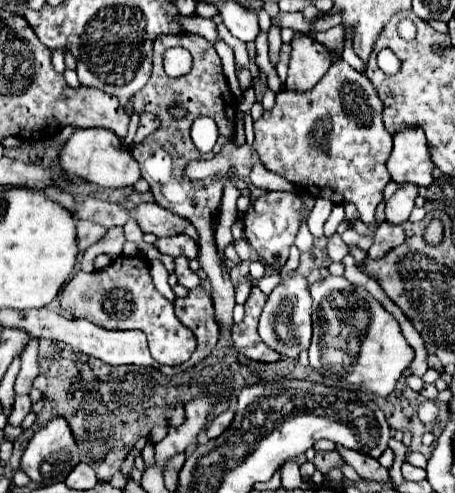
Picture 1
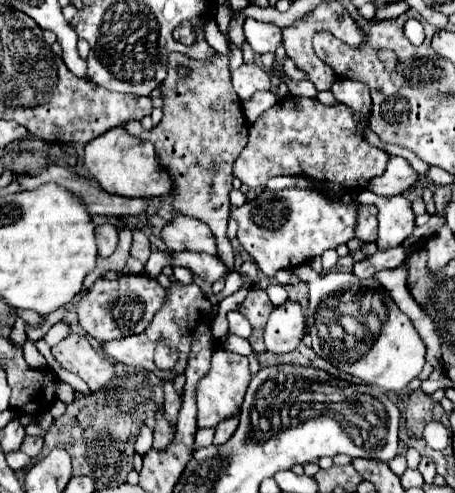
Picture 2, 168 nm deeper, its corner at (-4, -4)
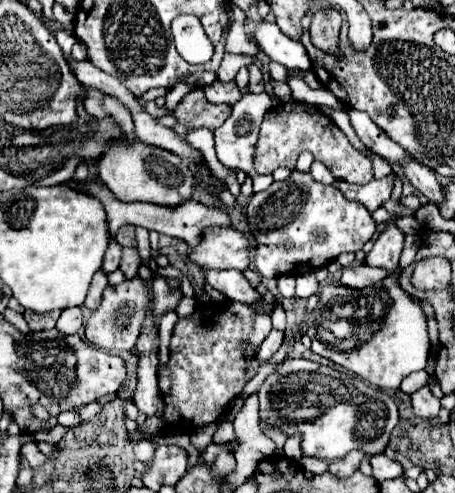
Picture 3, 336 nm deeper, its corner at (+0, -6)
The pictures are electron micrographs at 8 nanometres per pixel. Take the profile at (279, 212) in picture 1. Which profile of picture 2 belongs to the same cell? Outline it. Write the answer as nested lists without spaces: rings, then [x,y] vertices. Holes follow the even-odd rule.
[[[283,188],[283,190],[265,190],[261,192],[255,200],[245,202],[241,208],[233,210],[235,220],[239,222],[237,230],[237,240],[241,246],[253,256],[257,262],[259,270],[267,276],[275,276],[277,270],[291,270],[301,264],[311,262],[315,256],[321,256],[329,248],[337,248],[339,244],[347,244],[351,238],[355,238],[355,228],[357,228],[357,212],[359,212],[359,202],[349,200],[343,202],[337,196],[327,196],[319,190],[309,190],[309,188]]]

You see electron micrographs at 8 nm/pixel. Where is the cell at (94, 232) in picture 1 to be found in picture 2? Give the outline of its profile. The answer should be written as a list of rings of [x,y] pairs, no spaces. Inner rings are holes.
[[[103,224],[103,226],[97,226],[95,228],[95,234],[97,234],[99,256],[103,256],[103,258],[111,256],[115,252],[115,248],[117,248],[117,242],[119,242],[117,228],[111,226],[111,224]]]

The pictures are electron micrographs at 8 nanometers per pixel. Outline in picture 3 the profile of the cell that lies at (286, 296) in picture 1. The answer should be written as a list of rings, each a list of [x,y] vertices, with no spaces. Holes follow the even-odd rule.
[[[273,328],[273,330],[269,332],[269,336],[263,340],[263,344],[259,346],[257,358],[259,358],[259,360],[267,360],[267,358],[271,358],[271,356],[279,350],[279,346],[283,344],[283,340],[285,340],[285,332]]]

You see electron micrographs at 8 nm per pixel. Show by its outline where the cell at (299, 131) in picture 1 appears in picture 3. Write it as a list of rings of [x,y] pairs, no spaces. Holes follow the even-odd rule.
[[[297,100],[285,104],[281,102],[279,108],[275,108],[263,118],[259,140],[255,144],[253,168],[257,174],[271,174],[281,166],[293,170],[299,154],[303,152],[311,152],[313,158],[323,162],[339,180],[353,184],[367,184],[369,180],[373,180],[371,160],[349,144],[345,134],[333,124],[329,116],[325,116],[317,106],[309,106],[305,102],[297,102]]]

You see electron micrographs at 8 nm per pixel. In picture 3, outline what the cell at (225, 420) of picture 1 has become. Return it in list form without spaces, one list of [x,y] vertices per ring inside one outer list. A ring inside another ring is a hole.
[[[229,442],[225,444],[209,444],[205,454],[203,454],[203,460],[209,462],[209,466],[213,466],[219,474],[229,474],[235,470],[235,456],[231,452],[231,446]]]

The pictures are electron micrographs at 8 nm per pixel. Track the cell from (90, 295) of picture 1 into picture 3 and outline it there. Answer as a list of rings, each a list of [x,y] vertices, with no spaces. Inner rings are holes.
[[[135,276],[119,286],[107,286],[103,290],[101,304],[91,312],[89,320],[85,322],[85,336],[105,352],[119,354],[131,350],[133,342],[137,340],[137,334],[141,332],[147,310],[149,310],[149,284],[143,278]]]

